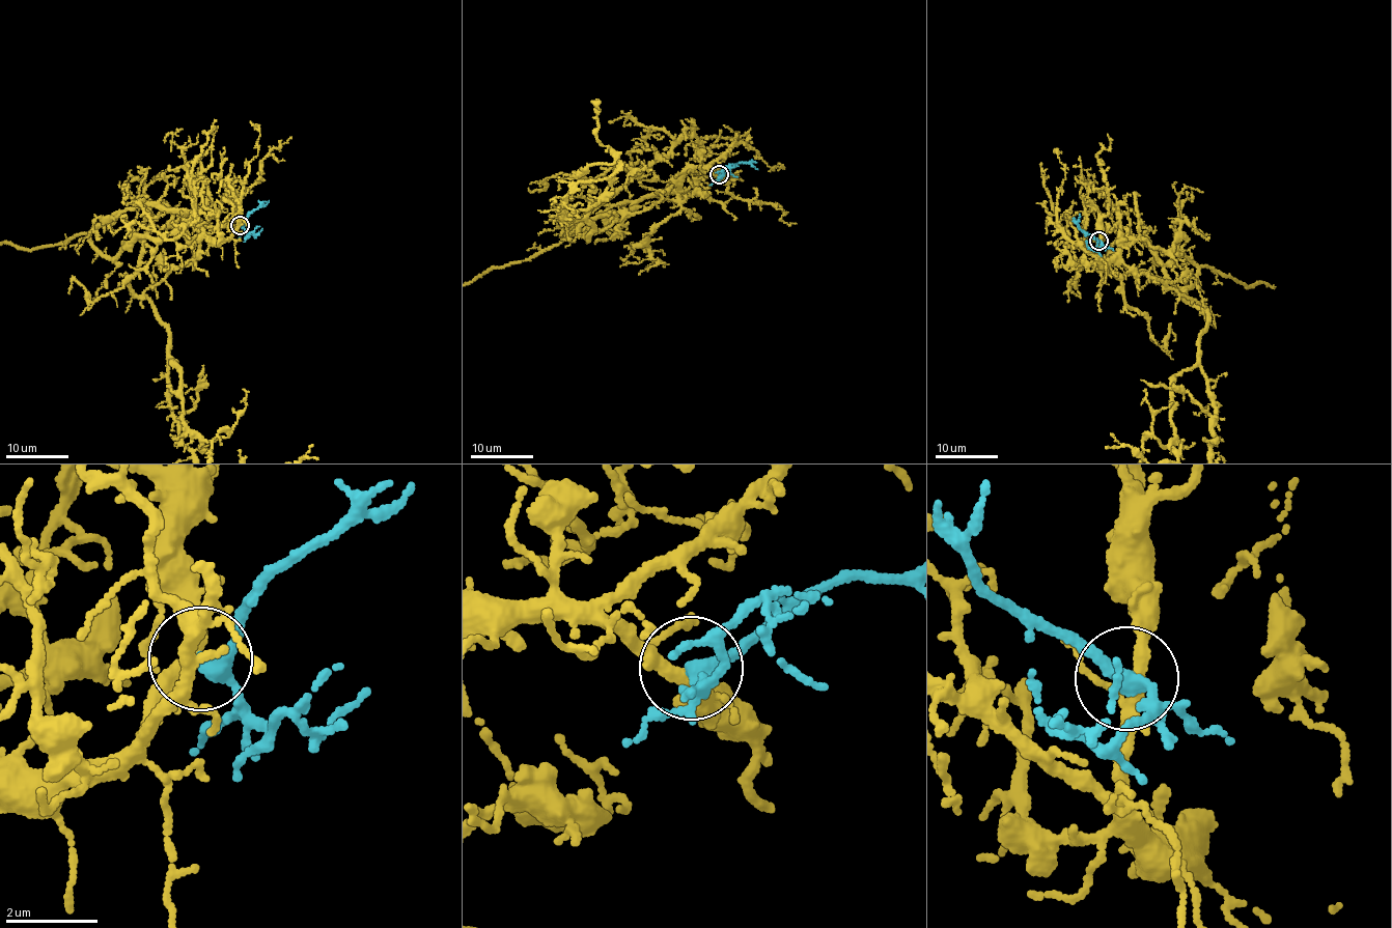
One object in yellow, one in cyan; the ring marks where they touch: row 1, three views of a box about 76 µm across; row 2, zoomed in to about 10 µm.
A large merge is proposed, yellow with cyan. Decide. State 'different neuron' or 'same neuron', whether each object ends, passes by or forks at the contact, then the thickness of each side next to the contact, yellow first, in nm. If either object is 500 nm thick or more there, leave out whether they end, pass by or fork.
same neuron | yellow forks | cyan passes by | 240/320 nm

